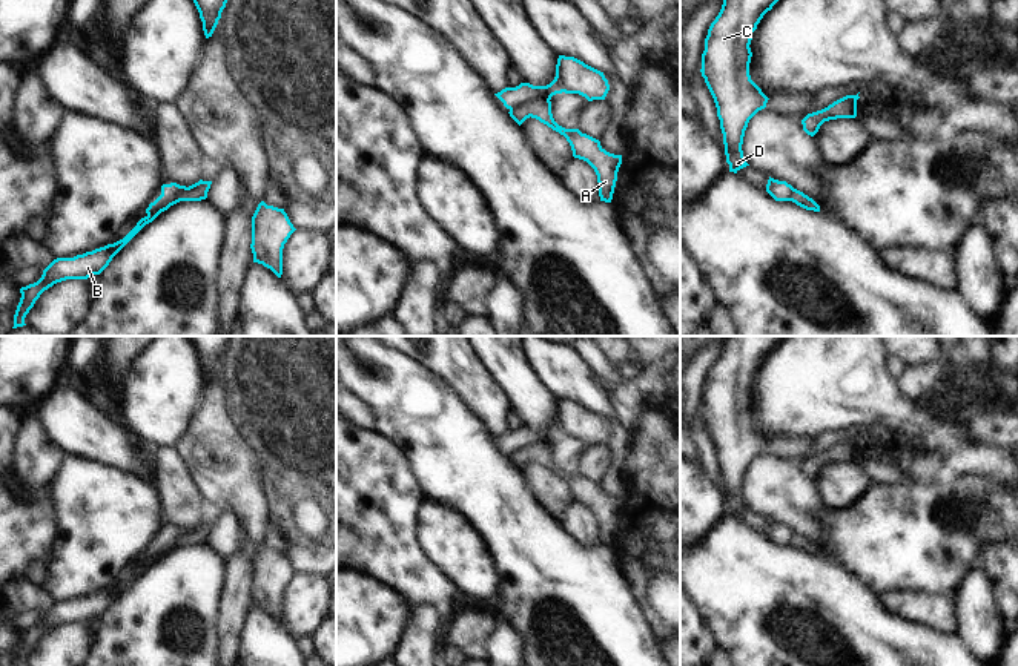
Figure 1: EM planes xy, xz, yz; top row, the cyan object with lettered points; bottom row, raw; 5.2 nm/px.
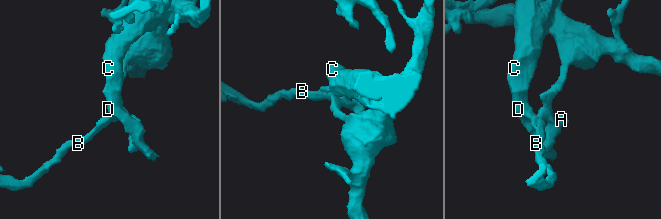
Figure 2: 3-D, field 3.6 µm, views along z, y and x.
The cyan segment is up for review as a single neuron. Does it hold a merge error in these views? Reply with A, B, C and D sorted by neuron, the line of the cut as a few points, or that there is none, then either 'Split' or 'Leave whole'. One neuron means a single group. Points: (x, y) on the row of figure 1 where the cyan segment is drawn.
Groups: A B / C D. Split along xz (548, 98), (533, 98), (510, 109). Split

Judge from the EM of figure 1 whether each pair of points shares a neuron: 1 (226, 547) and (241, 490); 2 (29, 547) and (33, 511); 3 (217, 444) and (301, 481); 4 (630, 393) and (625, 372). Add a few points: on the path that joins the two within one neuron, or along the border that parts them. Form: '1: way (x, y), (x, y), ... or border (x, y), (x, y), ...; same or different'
1: border (223, 510), (240, 522), (243, 531), (234, 553); different
2: way (29, 537), (33, 520); same
3: border (238, 431), (258, 461), (267, 497); different
4: border (641, 369), (622, 382); different

